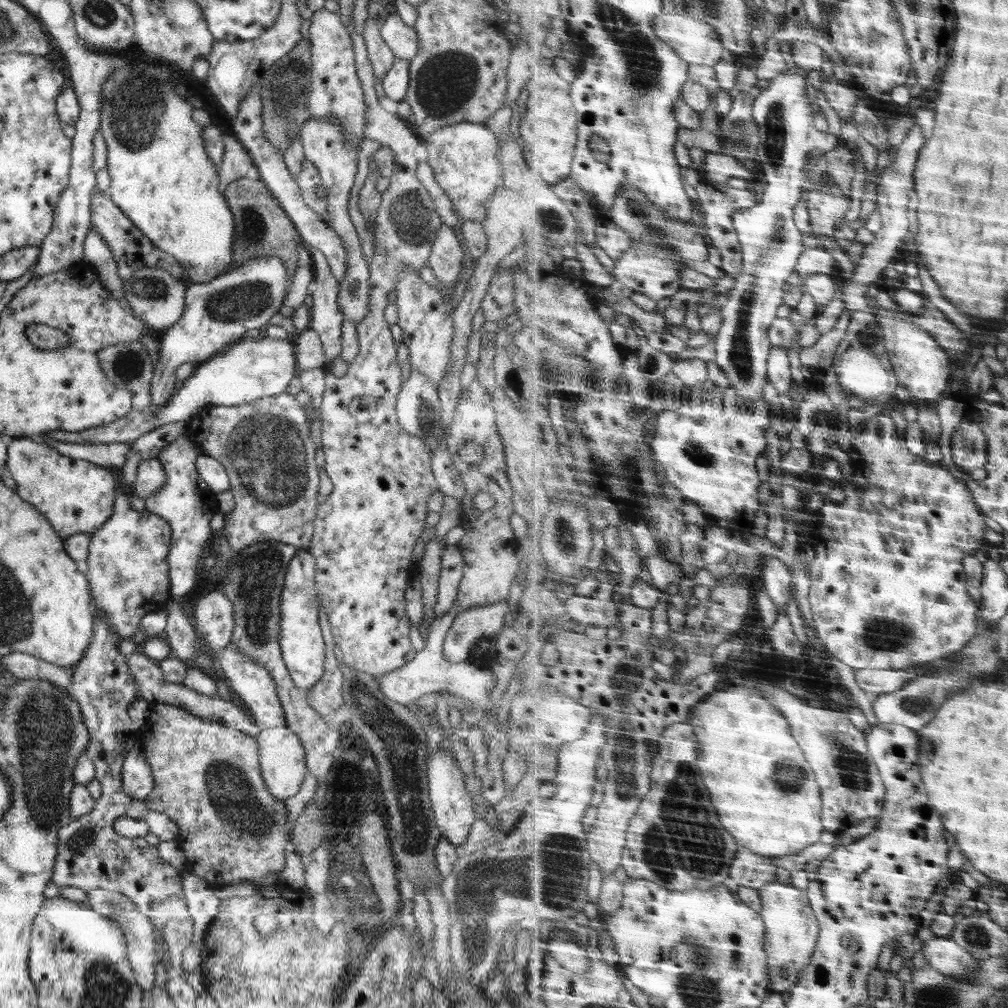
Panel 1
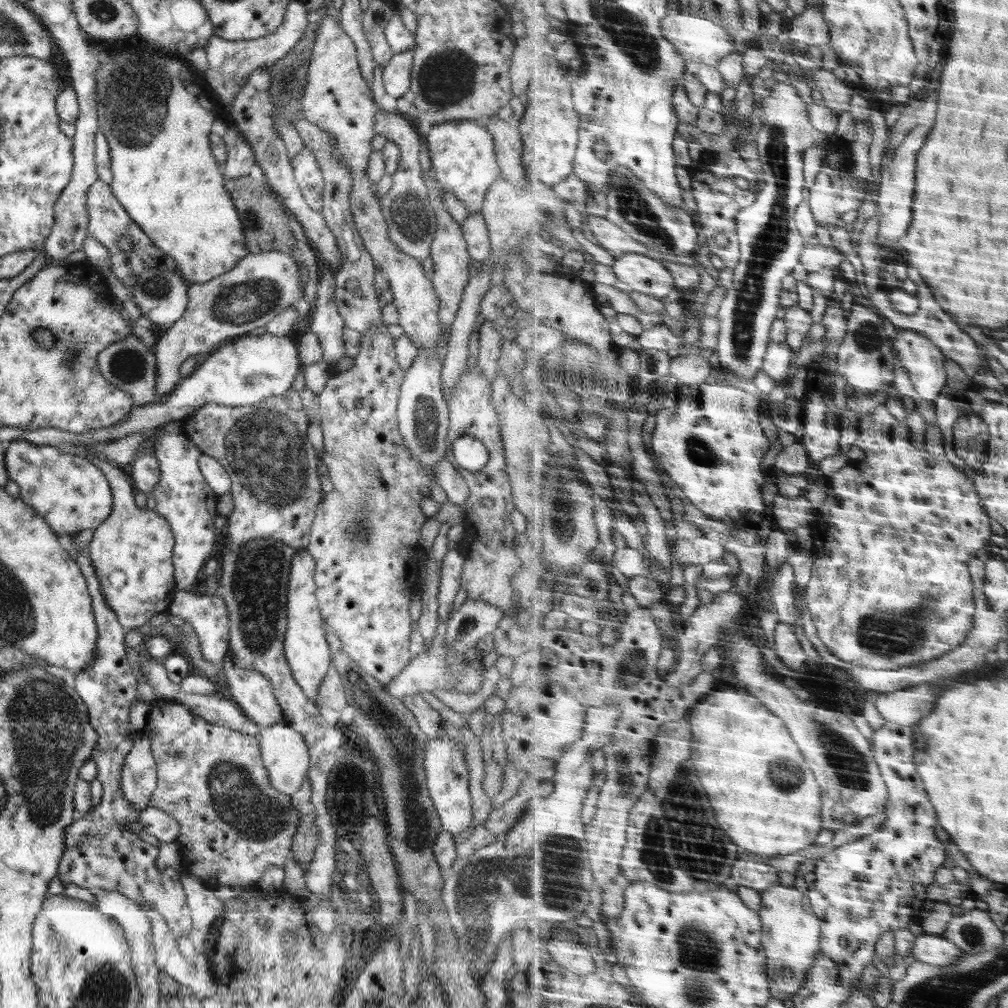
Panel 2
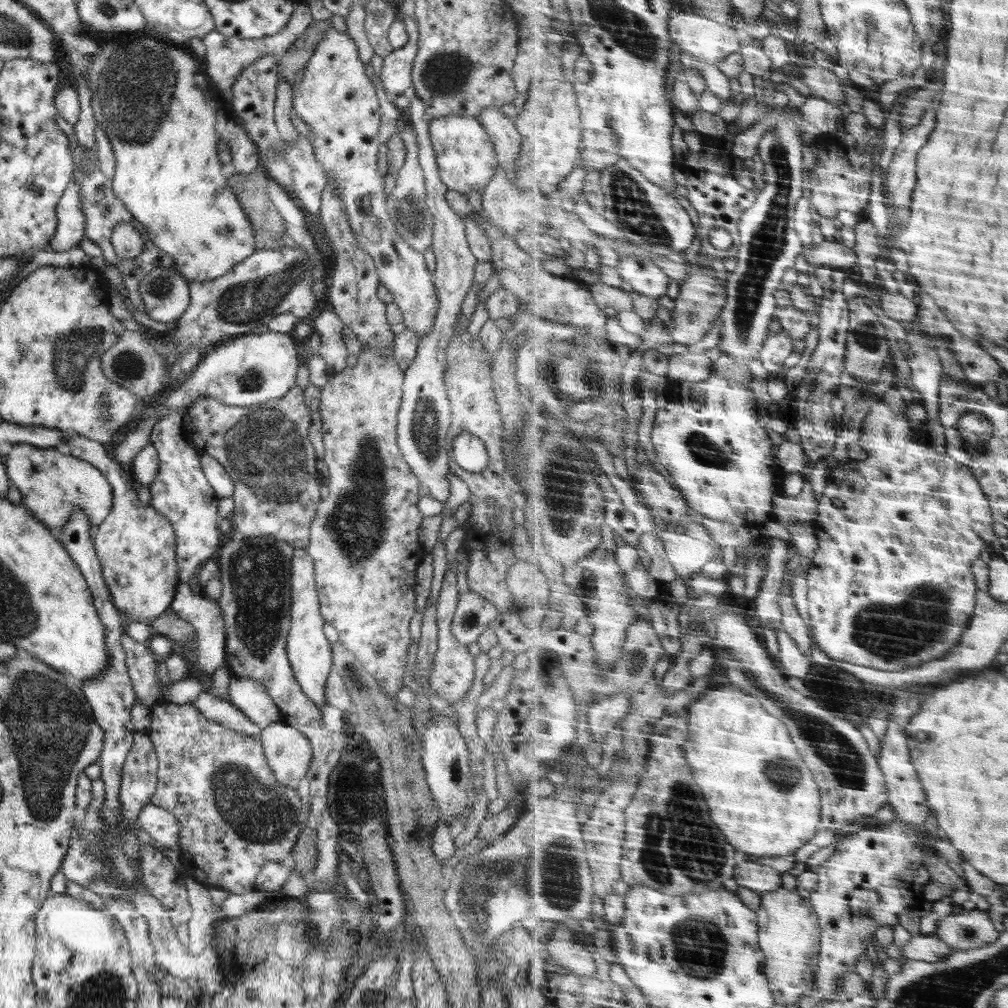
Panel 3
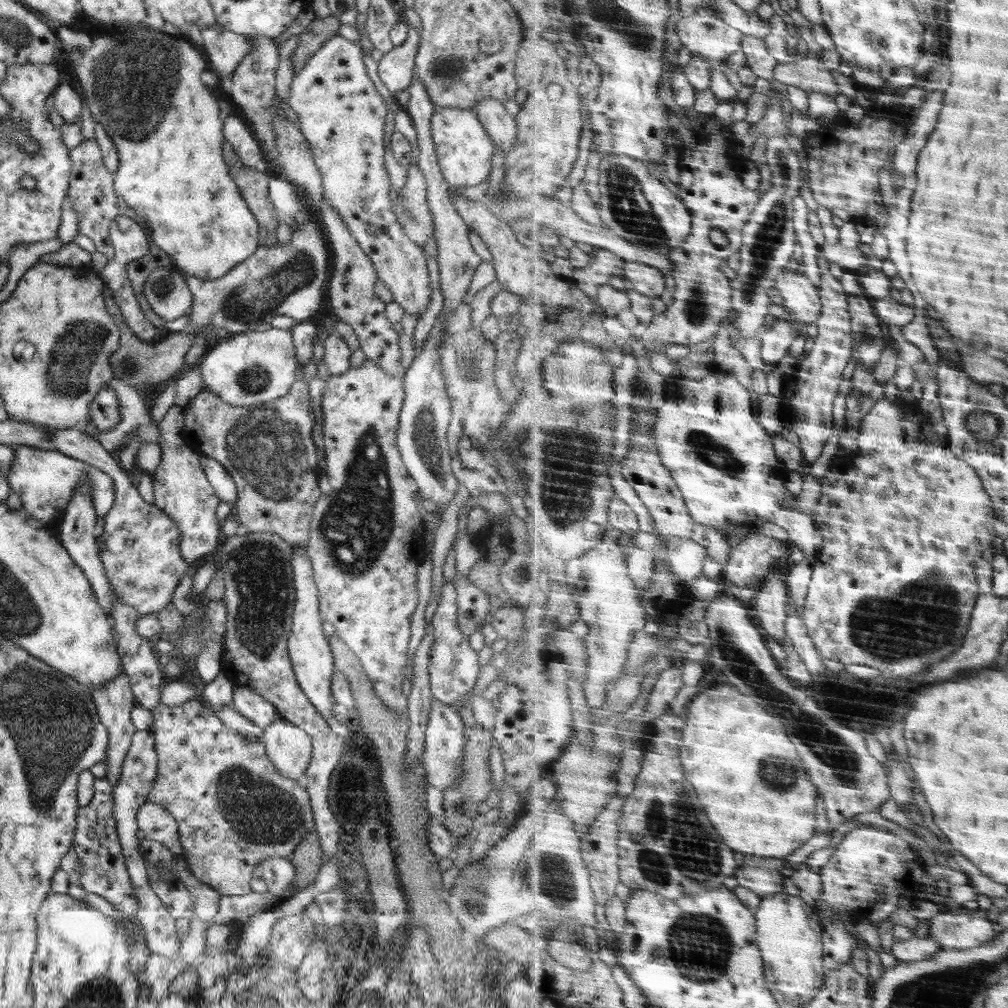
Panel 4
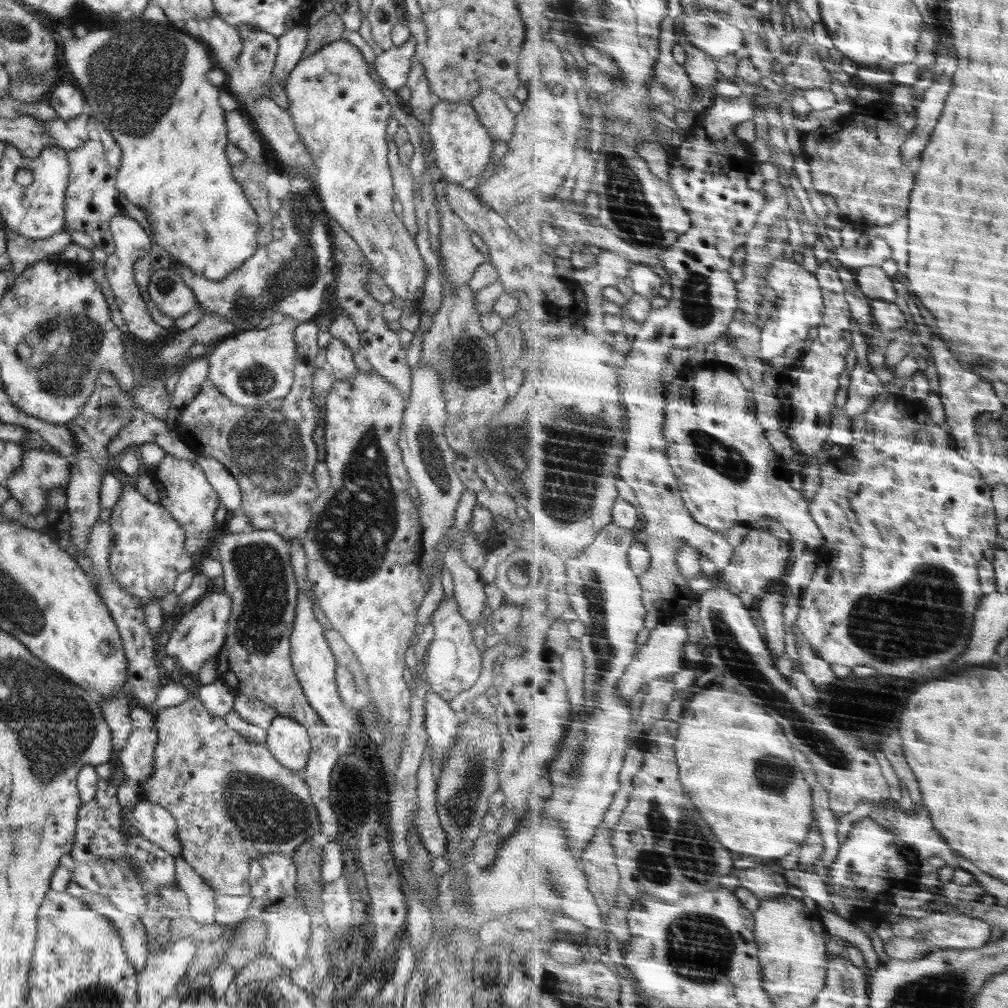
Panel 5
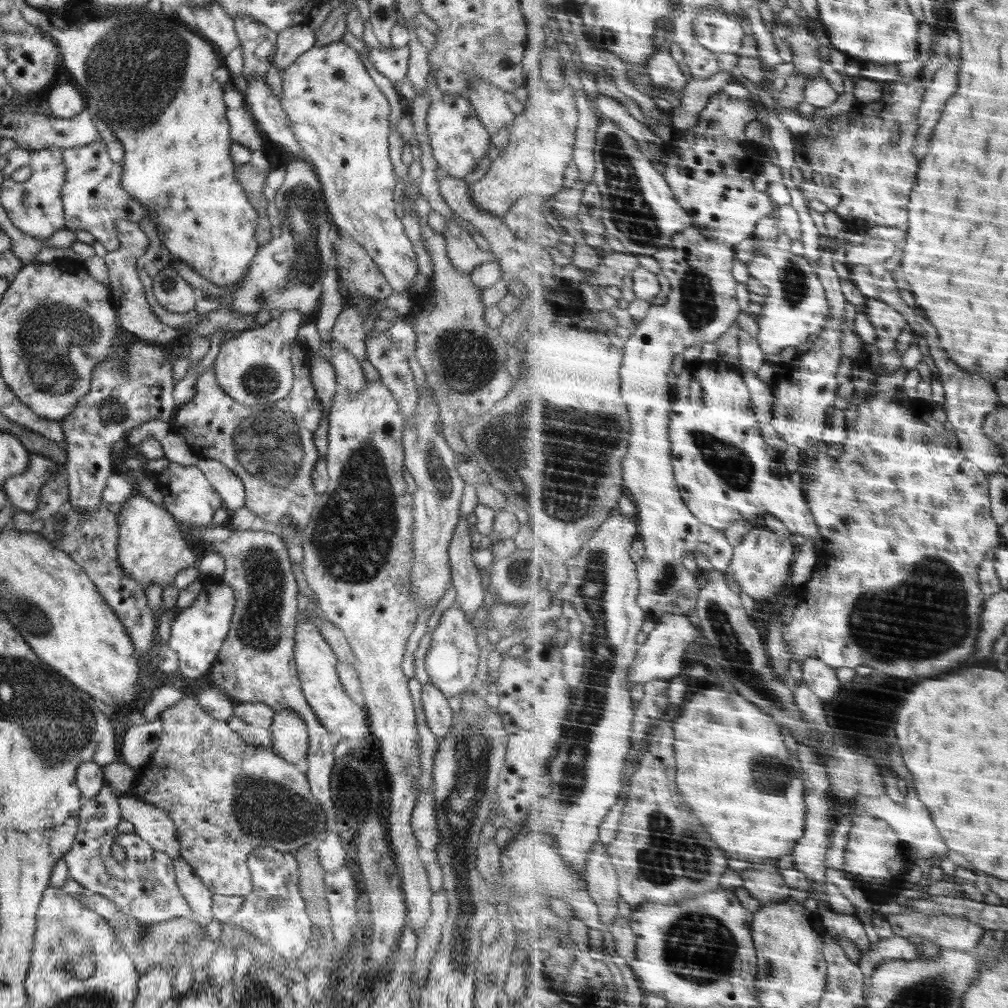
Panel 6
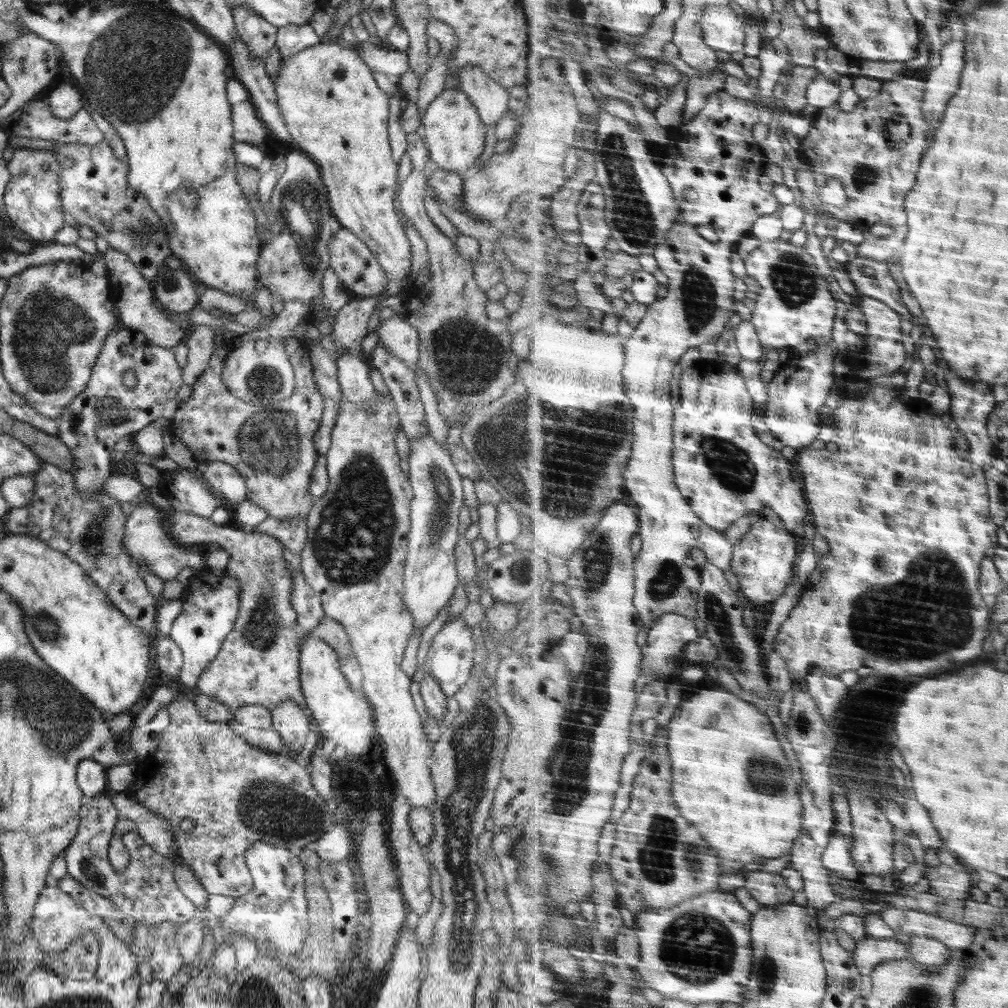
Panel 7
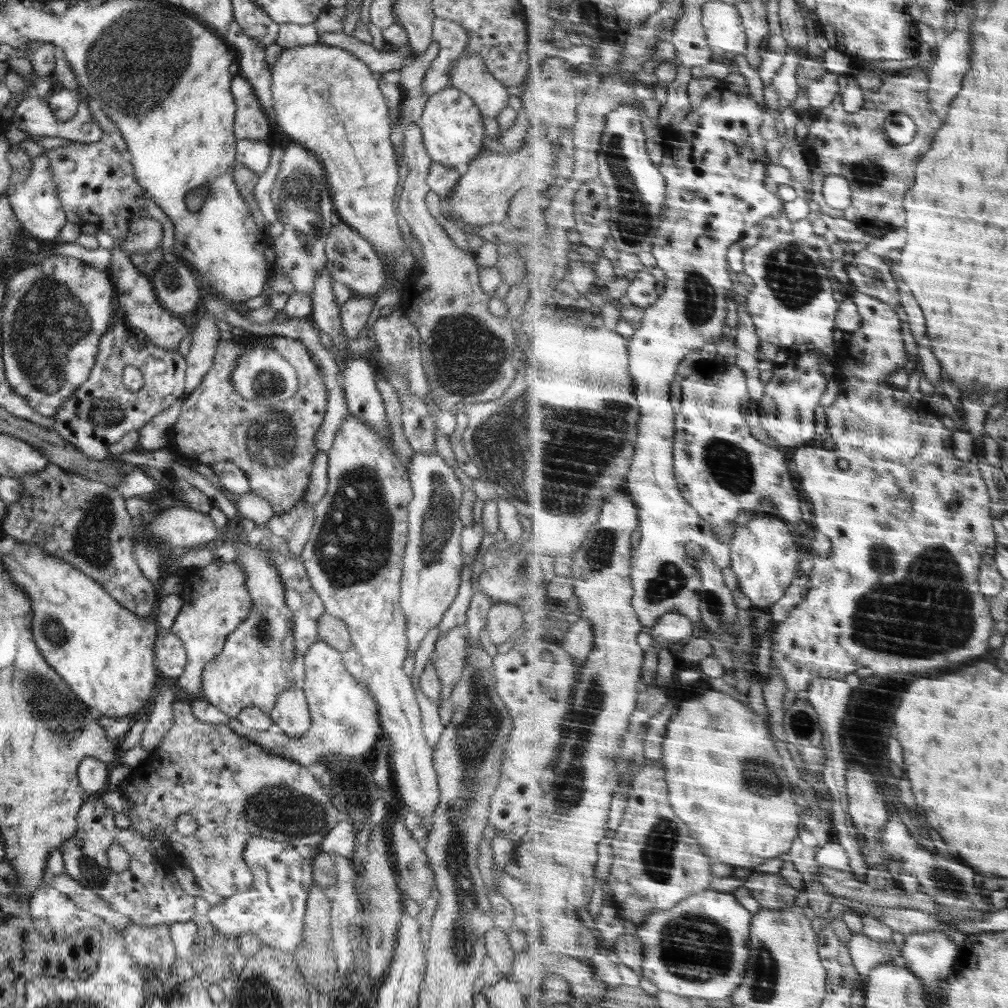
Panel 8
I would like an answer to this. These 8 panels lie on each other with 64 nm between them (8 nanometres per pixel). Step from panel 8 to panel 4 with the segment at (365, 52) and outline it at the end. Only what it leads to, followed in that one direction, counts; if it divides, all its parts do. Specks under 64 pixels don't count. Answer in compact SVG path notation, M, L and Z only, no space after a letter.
M410 24L407 26L406 40L400 46L393 46L378 62L378 76L393 96L398 91L407 90L414 78L419 33Z

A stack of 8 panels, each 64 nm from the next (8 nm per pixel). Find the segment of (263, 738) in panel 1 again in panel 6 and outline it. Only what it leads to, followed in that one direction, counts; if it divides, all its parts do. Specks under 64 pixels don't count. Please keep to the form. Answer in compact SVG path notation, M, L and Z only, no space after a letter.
M294 710L275 712L272 733L272 750L284 760L297 764L307 757L308 733L304 720Z

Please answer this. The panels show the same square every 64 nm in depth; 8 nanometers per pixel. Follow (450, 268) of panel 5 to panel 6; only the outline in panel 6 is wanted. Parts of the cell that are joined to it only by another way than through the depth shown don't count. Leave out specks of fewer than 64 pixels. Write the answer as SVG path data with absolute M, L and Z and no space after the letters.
M446 220L448 231L443 234L447 243L448 257L458 271L471 273L482 262L496 261L496 255L482 251L473 236L462 230L456 220Z

